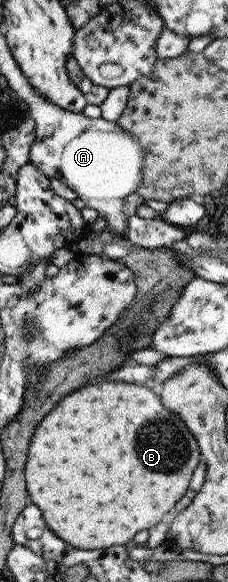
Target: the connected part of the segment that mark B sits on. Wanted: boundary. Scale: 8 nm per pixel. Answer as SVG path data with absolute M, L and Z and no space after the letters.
M103 380L97 382L97 385L83 387L71 395L67 395L37 427L33 441L29 445L29 459L27 459L27 471L25 471L26 490L32 503L35 503L43 511L43 519L47 526L53 530L55 535L61 537L63 541L81 548L81 549L101 549L113 545L130 545L133 537L143 531L158 526L163 519L163 515L172 512L175 504L185 495L191 477L197 465L201 463L202 455L191 430L187 424L181 420L181 417L174 415L169 409L166 409L161 395L153 392L150 385L135 384L134 382L119 382Z

